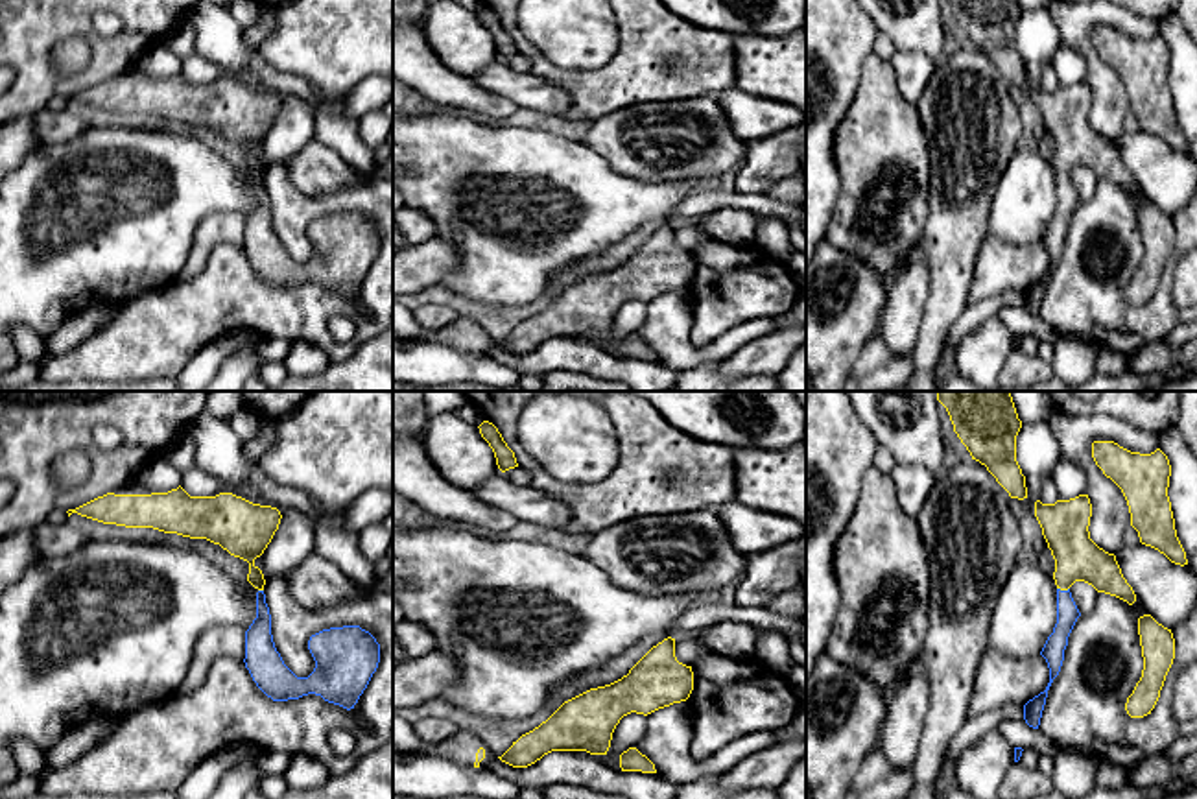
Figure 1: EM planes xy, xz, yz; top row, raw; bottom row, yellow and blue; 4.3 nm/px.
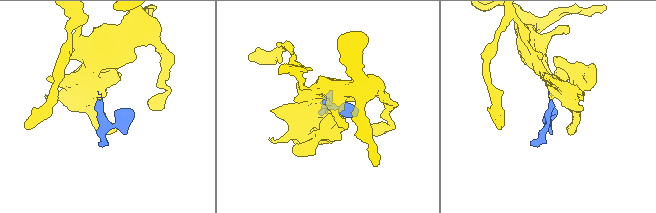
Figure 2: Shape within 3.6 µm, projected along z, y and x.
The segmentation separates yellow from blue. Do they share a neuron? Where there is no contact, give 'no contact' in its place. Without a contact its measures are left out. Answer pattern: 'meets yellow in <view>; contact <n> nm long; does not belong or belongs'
meets yellow in yz; contact 60 nm long; belongs

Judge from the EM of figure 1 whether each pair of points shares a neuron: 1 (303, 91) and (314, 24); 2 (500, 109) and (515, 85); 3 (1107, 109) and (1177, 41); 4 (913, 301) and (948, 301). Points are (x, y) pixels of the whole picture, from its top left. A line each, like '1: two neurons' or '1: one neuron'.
1: two neurons
2: two neurons
3: two neurons
4: two neurons

